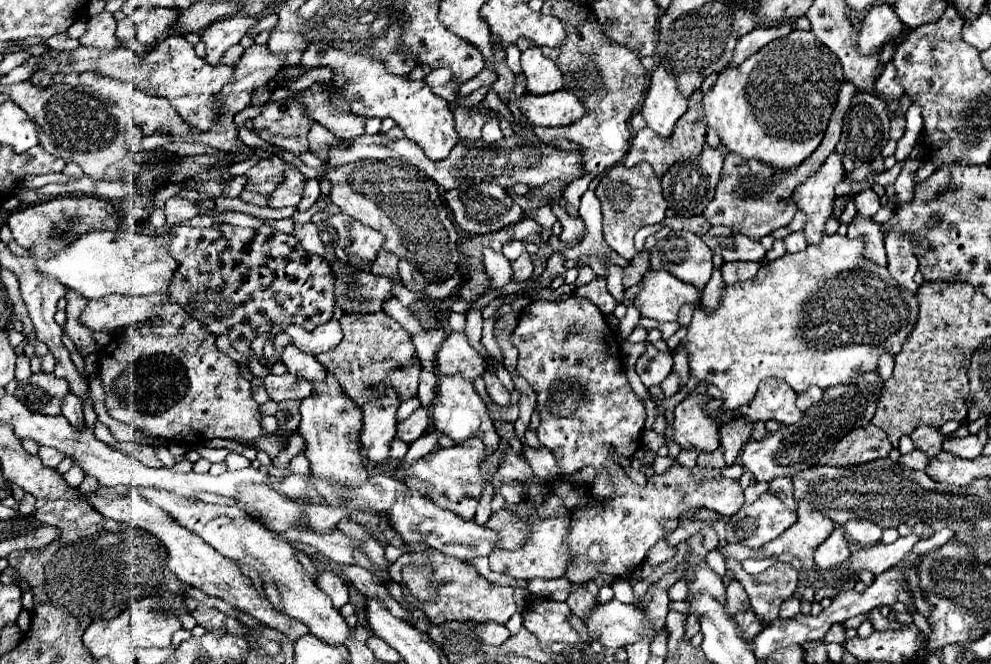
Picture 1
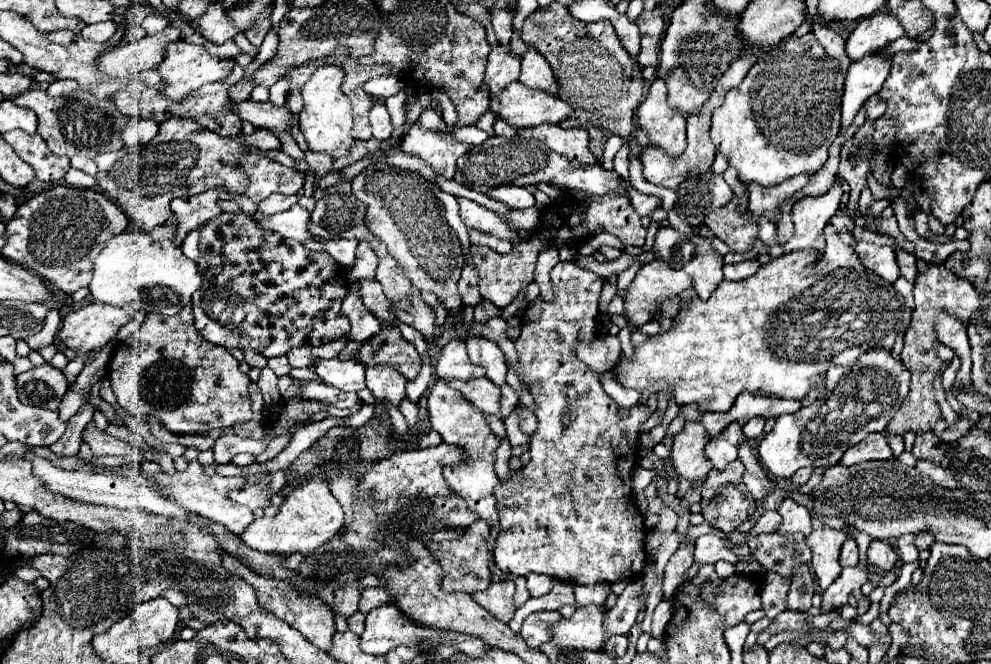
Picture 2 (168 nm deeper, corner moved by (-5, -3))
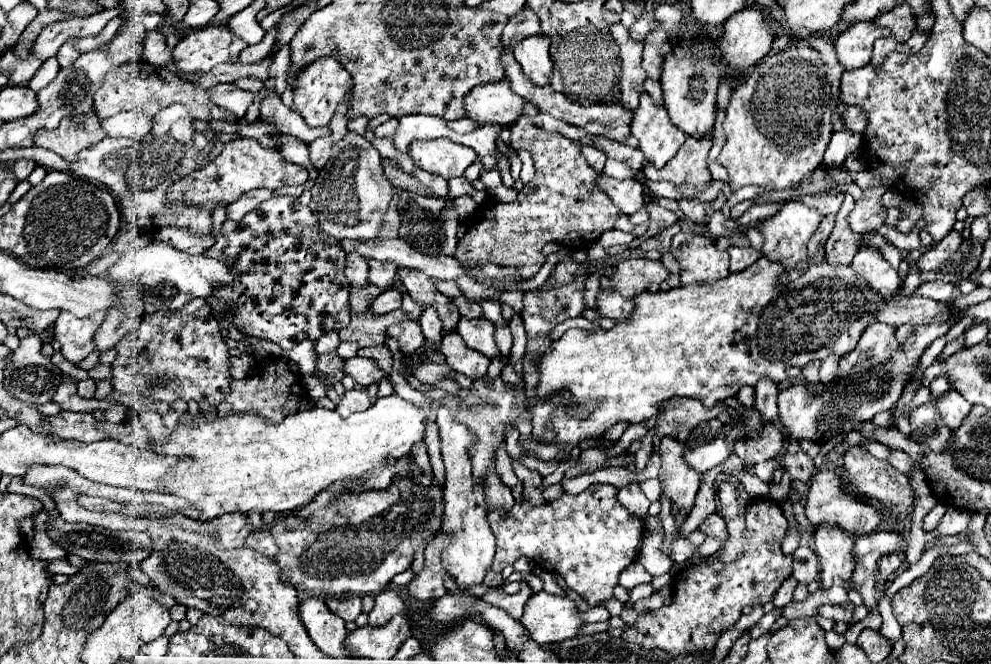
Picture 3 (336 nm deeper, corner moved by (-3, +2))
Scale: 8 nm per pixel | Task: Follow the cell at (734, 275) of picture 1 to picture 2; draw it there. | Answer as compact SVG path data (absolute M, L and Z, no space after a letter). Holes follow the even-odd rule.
M746 260L740 264L724 264L724 276L726 276L726 280L744 280L744 278L756 274L758 268L760 268L758 260Z

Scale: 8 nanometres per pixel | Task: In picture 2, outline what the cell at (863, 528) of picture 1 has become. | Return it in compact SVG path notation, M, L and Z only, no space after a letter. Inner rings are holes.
M872 540L870 548L868 548L870 566L880 570L880 574L886 574L886 572L894 570L896 560L898 560L898 554L894 552L894 548L890 544L880 542L880 540Z

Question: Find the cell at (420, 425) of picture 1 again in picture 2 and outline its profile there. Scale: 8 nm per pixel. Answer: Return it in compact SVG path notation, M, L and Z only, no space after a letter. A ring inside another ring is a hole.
M406 396L402 398L402 404L398 406L400 408L400 412L404 414L404 418L408 420L408 426L414 430L414 428L418 428L418 420L420 420L420 416L418 416L418 406L416 404L412 404Z

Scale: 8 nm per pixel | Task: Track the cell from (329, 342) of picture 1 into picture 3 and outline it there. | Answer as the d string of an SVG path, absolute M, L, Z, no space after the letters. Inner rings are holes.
M392 287L382 291L376 299L372 299L368 305L368 311L374 315L386 315L394 309L400 309L400 305L402 305L402 293Z

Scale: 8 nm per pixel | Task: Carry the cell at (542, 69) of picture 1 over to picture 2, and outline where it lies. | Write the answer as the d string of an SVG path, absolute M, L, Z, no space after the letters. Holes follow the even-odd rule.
M528 48L528 52L522 58L522 76L520 76L520 82L526 84L526 88L550 92L552 96L558 90L550 64L546 62L546 58L536 48Z

